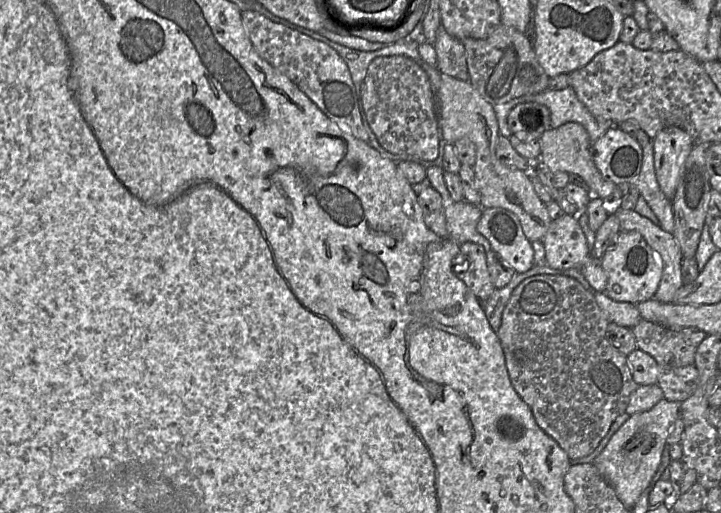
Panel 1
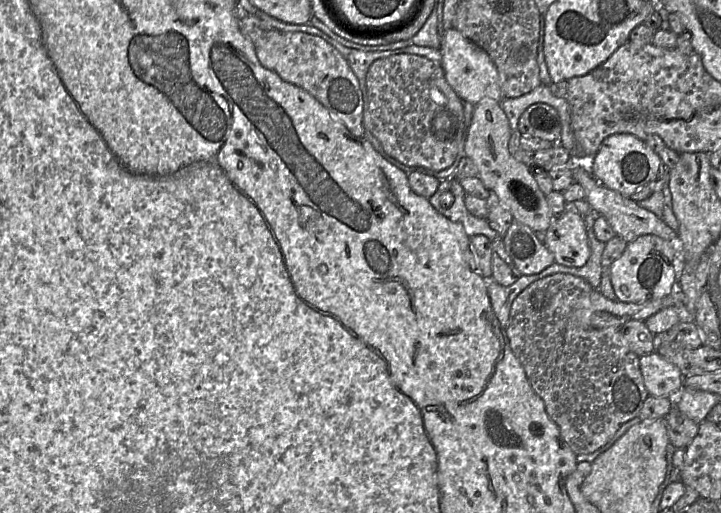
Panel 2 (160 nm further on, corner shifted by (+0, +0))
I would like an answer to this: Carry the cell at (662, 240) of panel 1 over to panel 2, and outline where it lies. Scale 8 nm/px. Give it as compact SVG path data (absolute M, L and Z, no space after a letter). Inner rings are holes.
M572 156L571 162L577 163L573 169L573 180L580 184L585 191L584 200L588 201L593 210L604 216L615 233L622 237L627 243L636 240L642 235L656 235L669 241L678 241L677 233L672 230L662 218L657 217L653 212L640 207L636 201L624 197L619 192L611 190L599 182L591 172L593 156Z

